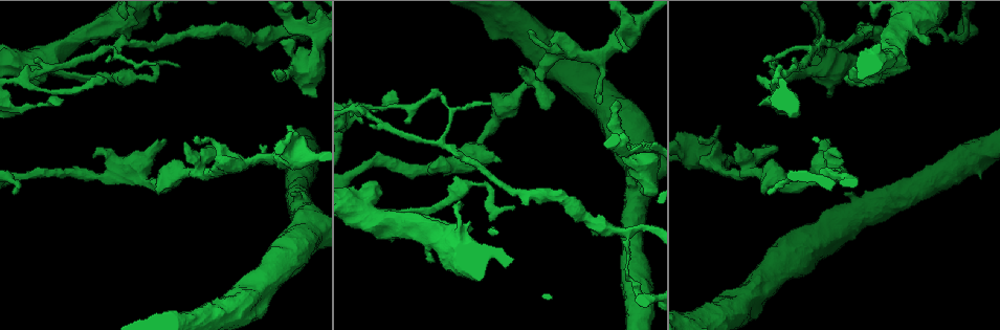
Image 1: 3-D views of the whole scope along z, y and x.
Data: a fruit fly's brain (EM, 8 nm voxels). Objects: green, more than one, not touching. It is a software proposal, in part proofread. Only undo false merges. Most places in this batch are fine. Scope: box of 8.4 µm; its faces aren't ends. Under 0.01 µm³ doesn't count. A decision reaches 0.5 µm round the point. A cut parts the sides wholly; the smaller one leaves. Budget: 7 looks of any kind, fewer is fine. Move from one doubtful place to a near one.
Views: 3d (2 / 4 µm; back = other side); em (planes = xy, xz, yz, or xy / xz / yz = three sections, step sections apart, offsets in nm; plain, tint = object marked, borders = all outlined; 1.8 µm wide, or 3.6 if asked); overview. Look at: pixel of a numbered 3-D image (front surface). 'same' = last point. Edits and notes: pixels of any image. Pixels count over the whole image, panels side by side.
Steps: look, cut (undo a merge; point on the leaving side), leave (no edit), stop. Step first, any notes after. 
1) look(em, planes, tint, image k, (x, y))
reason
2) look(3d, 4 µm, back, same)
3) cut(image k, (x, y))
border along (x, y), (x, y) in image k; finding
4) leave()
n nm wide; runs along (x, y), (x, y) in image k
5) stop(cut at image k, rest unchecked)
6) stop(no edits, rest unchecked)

look(em, yz, step 4, tint, image 1, (748, 169))
three arms meet

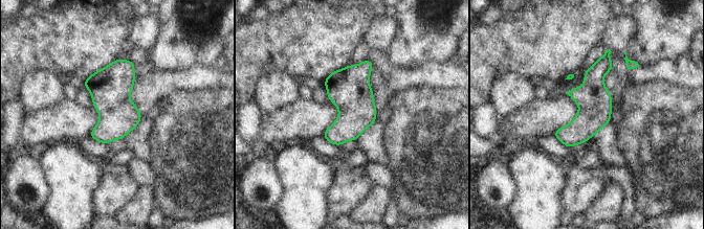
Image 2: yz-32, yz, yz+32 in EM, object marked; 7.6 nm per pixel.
look(em, planes, tint, same)

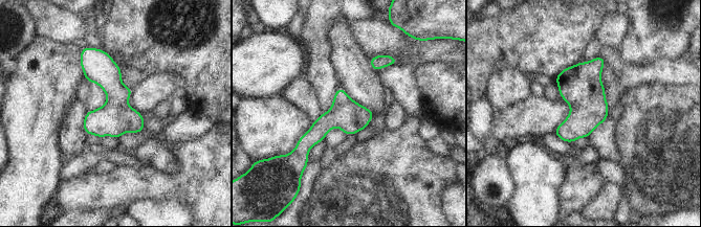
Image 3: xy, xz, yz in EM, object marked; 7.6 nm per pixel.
leave()
runs along (92, 51), (117, 107), (139, 129) in image 3; one cell here

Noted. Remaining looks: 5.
look(3d, 4 µm, image 1, (387, 222))
four-way junction

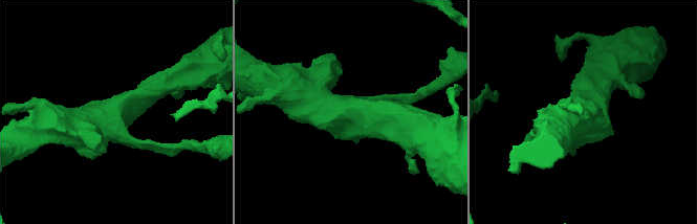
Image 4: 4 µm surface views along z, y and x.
look(em, 3.6 µm, xz, step 4, tint, image 4, (114, 122))
now the EM

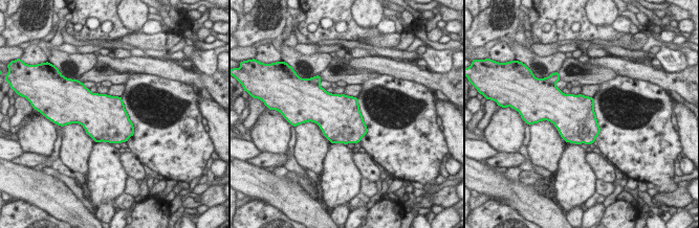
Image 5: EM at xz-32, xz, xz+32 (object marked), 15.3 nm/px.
leave()
all the same cell

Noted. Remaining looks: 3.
look(em, xz, step 16, tint, image 1, (810, 48))
abrupt turn

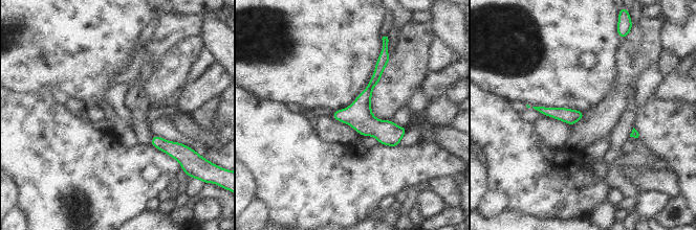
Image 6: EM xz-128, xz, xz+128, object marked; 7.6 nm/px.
leave()
runs along (383, 61), (365, 114), (395, 143) in image 6; one cell here

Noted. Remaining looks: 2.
stop(no edits, rest unchecked)

